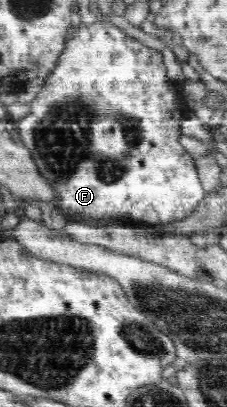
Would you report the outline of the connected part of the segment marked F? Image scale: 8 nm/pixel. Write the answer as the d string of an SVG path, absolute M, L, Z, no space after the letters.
M105 19L96 21L85 26L80 23L80 27L74 32L70 27L66 35L66 43L62 49L60 57L54 70L46 77L44 85L31 101L31 112L25 117L16 121L16 127L22 138L22 143L30 150L32 159L46 181L53 185L57 191L57 198L54 201L66 215L78 217L78 219L120 219L129 217L134 222L143 221L150 225L167 224L186 219L196 209L198 203L206 197L207 193L202 188L200 177L196 171L195 158L188 154L186 149L180 145L179 139L180 121L184 121L188 115L193 113L188 106L188 100L183 96L179 84L170 81L167 77L167 69L162 62L161 52L156 52L152 48L144 46L140 41L130 38L128 34L122 32Z

